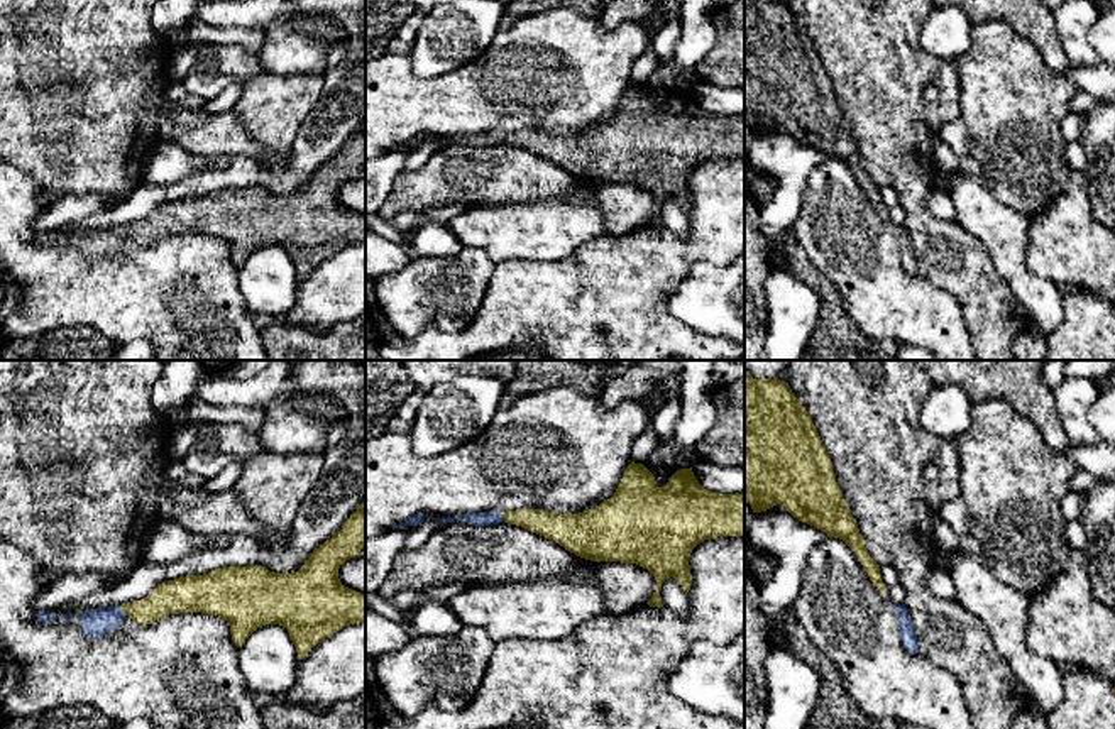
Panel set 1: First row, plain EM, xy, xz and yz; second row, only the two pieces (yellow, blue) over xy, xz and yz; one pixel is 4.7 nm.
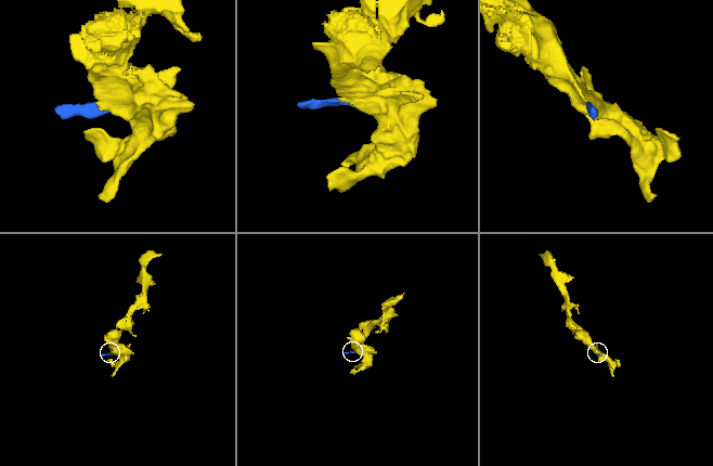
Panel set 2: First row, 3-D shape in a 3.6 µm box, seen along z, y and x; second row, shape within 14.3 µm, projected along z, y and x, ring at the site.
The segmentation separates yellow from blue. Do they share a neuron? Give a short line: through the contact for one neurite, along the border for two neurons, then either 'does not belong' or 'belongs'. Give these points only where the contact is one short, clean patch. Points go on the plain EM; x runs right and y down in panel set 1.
line xy (170, 219), (149, 230), (122, 230), (109, 241), (95, 244); belongs

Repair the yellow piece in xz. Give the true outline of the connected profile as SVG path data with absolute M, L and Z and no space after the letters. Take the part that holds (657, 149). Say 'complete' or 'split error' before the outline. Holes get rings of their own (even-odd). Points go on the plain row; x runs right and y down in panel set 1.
split error | M631 83L614 113L584 134L558 135L540 130L486 132L457 139L467 145L511 144L545 157L590 183L636 184L656 201L646 223L663 228L662 205L673 198L690 211L689 178L704 161L744 157L744 115L704 110L692 88L677 91L665 108Z

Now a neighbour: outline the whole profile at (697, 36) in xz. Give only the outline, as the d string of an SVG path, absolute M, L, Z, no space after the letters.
M682 0L680 39L673 58L658 63L658 68L646 78L643 86L653 95L656 107L665 108L668 100L680 90L692 86L684 79L685 73L695 71L699 61L714 47L717 32L714 29L712 0Z

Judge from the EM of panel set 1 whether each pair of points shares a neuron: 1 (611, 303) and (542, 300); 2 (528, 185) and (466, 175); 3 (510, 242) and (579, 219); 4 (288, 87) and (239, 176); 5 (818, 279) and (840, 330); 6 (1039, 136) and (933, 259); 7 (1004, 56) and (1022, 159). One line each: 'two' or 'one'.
1: one
2: one
3: one
4: two
5: one
6: two
7: one

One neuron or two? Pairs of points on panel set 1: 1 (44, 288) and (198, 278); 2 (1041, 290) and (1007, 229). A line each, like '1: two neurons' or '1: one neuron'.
1: one neuron
2: one neuron

